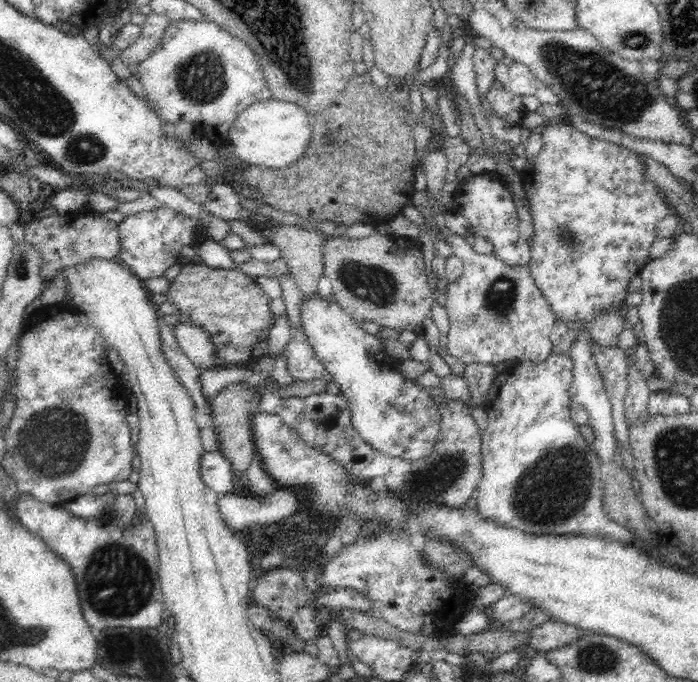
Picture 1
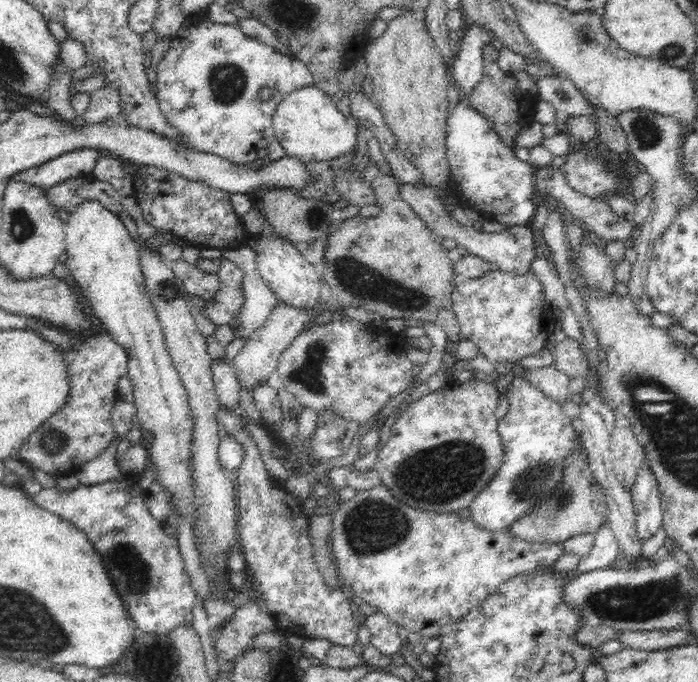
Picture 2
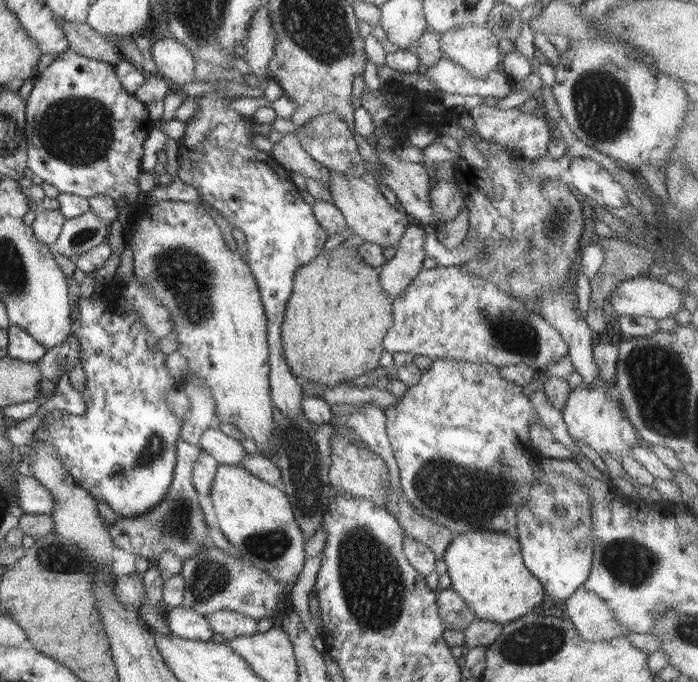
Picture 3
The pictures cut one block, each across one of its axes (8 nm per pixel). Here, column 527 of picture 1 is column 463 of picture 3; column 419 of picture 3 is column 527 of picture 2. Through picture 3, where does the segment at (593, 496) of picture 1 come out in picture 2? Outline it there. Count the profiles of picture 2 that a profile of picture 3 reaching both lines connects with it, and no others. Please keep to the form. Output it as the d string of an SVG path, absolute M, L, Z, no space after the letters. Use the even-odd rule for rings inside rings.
M515 377L512 381L510 388L505 393L498 392L498 396L504 394L505 398L509 402L508 412L504 418L499 420L498 432L500 433L500 438L502 439L502 445L504 445L504 462L502 466L498 468L496 476L492 476L492 480L486 484L484 490L476 496L476 498L470 503L470 518L476 523L476 526L480 528L489 530L489 531L499 531L502 529L508 528L513 522L516 522L522 515L525 515L531 508L534 508L540 501L547 499L551 492L556 490L559 486L559 482L562 480L564 463L563 460L567 459L567 456L570 453L573 453L573 450L582 443L582 437L580 437L578 430L573 425L573 419L565 416L561 405L558 401L551 399L549 396L546 396L540 389L534 388L525 378Z

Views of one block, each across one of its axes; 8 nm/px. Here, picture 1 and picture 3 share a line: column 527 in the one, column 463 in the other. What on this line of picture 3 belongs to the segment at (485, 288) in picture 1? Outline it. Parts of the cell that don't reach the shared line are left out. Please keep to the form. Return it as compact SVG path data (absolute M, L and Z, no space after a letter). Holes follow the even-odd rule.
M436 264L431 269L423 268L406 287L406 291L393 300L392 315L394 324L383 338L384 350L392 355L405 352L416 357L426 356L433 362L450 359L488 363L498 368L522 363L540 372L546 371L550 364L568 354L566 339L542 315L512 299L498 285L472 275L462 265L445 267Z

